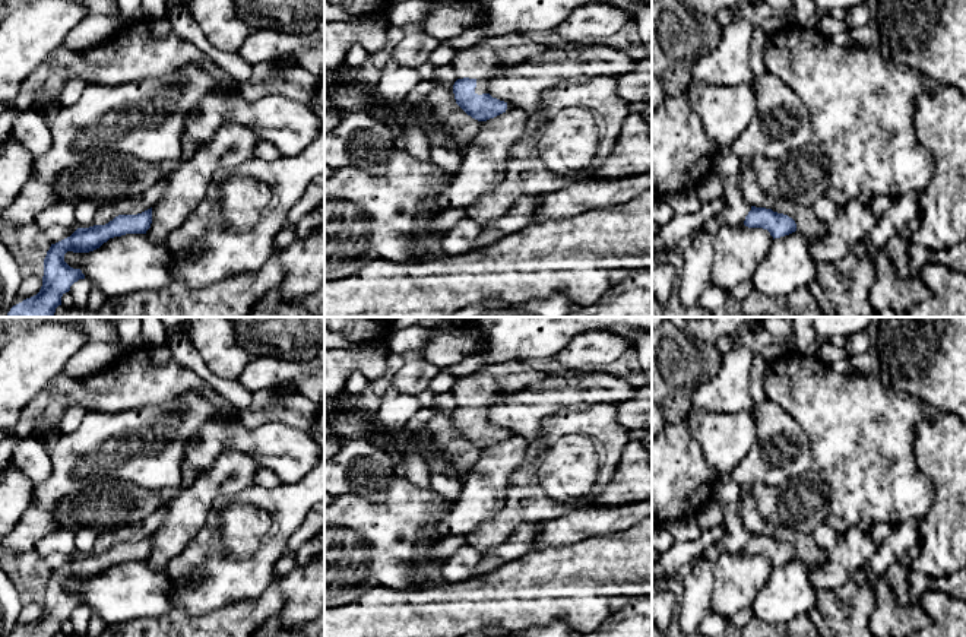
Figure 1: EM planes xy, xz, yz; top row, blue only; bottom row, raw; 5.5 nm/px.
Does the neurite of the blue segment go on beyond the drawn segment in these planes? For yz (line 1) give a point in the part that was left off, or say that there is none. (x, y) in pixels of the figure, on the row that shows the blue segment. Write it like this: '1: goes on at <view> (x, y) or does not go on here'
1: does not go on here

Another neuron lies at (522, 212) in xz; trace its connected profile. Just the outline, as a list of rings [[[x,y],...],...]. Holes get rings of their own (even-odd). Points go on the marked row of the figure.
[[[525,196],[516,200],[501,216],[482,225],[481,234],[475,241],[475,248],[491,245],[526,228],[533,221],[536,206],[538,197]]]

